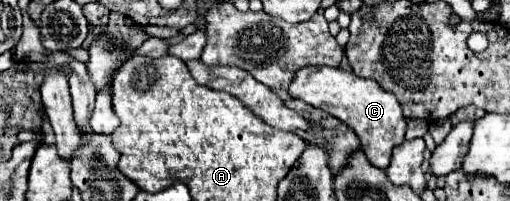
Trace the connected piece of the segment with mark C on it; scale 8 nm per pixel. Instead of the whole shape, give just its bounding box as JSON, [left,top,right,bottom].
[289,66,407,170]

